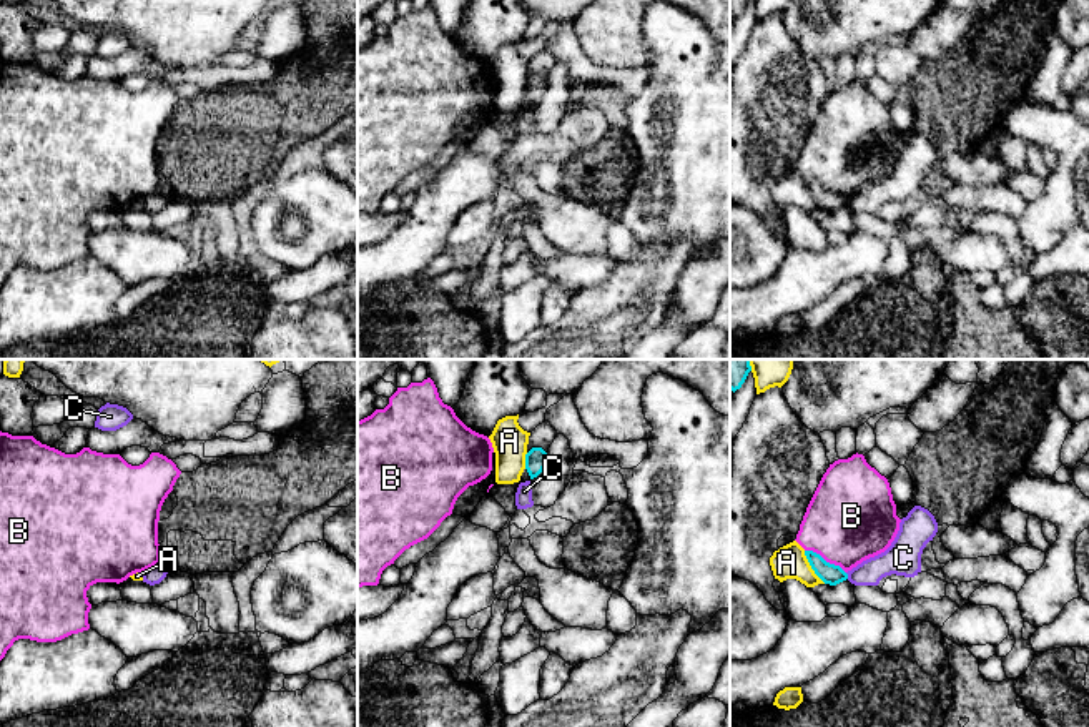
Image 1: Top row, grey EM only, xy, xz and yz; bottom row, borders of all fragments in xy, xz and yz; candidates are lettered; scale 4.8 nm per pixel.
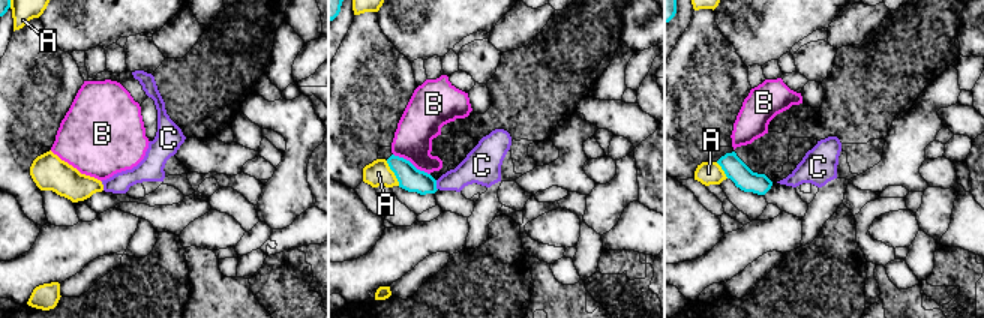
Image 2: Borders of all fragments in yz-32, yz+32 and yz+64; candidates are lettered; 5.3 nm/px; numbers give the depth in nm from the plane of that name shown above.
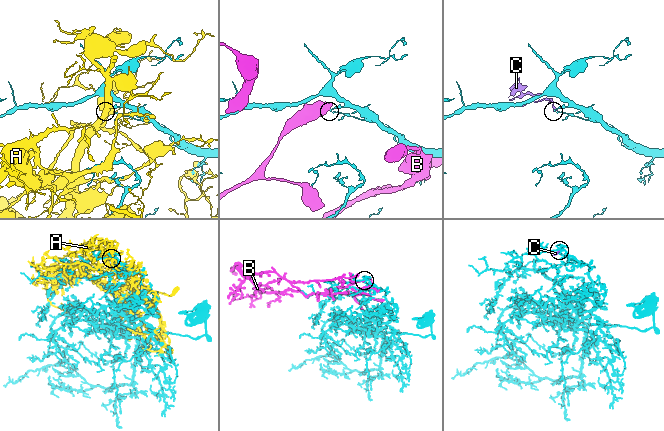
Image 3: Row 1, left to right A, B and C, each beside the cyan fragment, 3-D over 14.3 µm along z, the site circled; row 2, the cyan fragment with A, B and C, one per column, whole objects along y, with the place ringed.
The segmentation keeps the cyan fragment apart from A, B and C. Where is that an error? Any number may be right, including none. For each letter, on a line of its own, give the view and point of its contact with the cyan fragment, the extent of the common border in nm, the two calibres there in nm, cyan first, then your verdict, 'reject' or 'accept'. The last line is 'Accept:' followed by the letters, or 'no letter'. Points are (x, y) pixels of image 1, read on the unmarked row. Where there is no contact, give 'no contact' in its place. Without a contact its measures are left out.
A: meets cyan in yz at (812, 195); contact 190 nm long; 100 nm thick on the cyan side, 160 nm on the other; reject
B: meets cyan in yz at (823, 187); contact 240 nm long; 100 nm thick on the cyan side, 420 nm on the other; reject
C: meets cyan in yz at (847, 203); contact 40 nm long; 100 nm thick on the cyan side, 140 nm on the other; reject
Accept: no letter

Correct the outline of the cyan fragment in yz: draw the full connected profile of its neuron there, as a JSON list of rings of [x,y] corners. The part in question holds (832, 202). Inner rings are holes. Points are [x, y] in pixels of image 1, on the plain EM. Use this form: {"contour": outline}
{"contour": [[[805,178],[805,183],[806,183],[811,196],[815,198],[815,201],[825,211],[836,213],[848,206],[848,201],[840,193],[826,190],[820,181],[816,181],[813,178]]]}

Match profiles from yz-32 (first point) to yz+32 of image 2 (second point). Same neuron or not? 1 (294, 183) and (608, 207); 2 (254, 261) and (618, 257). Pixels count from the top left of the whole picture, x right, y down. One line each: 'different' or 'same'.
1: same
2: different

